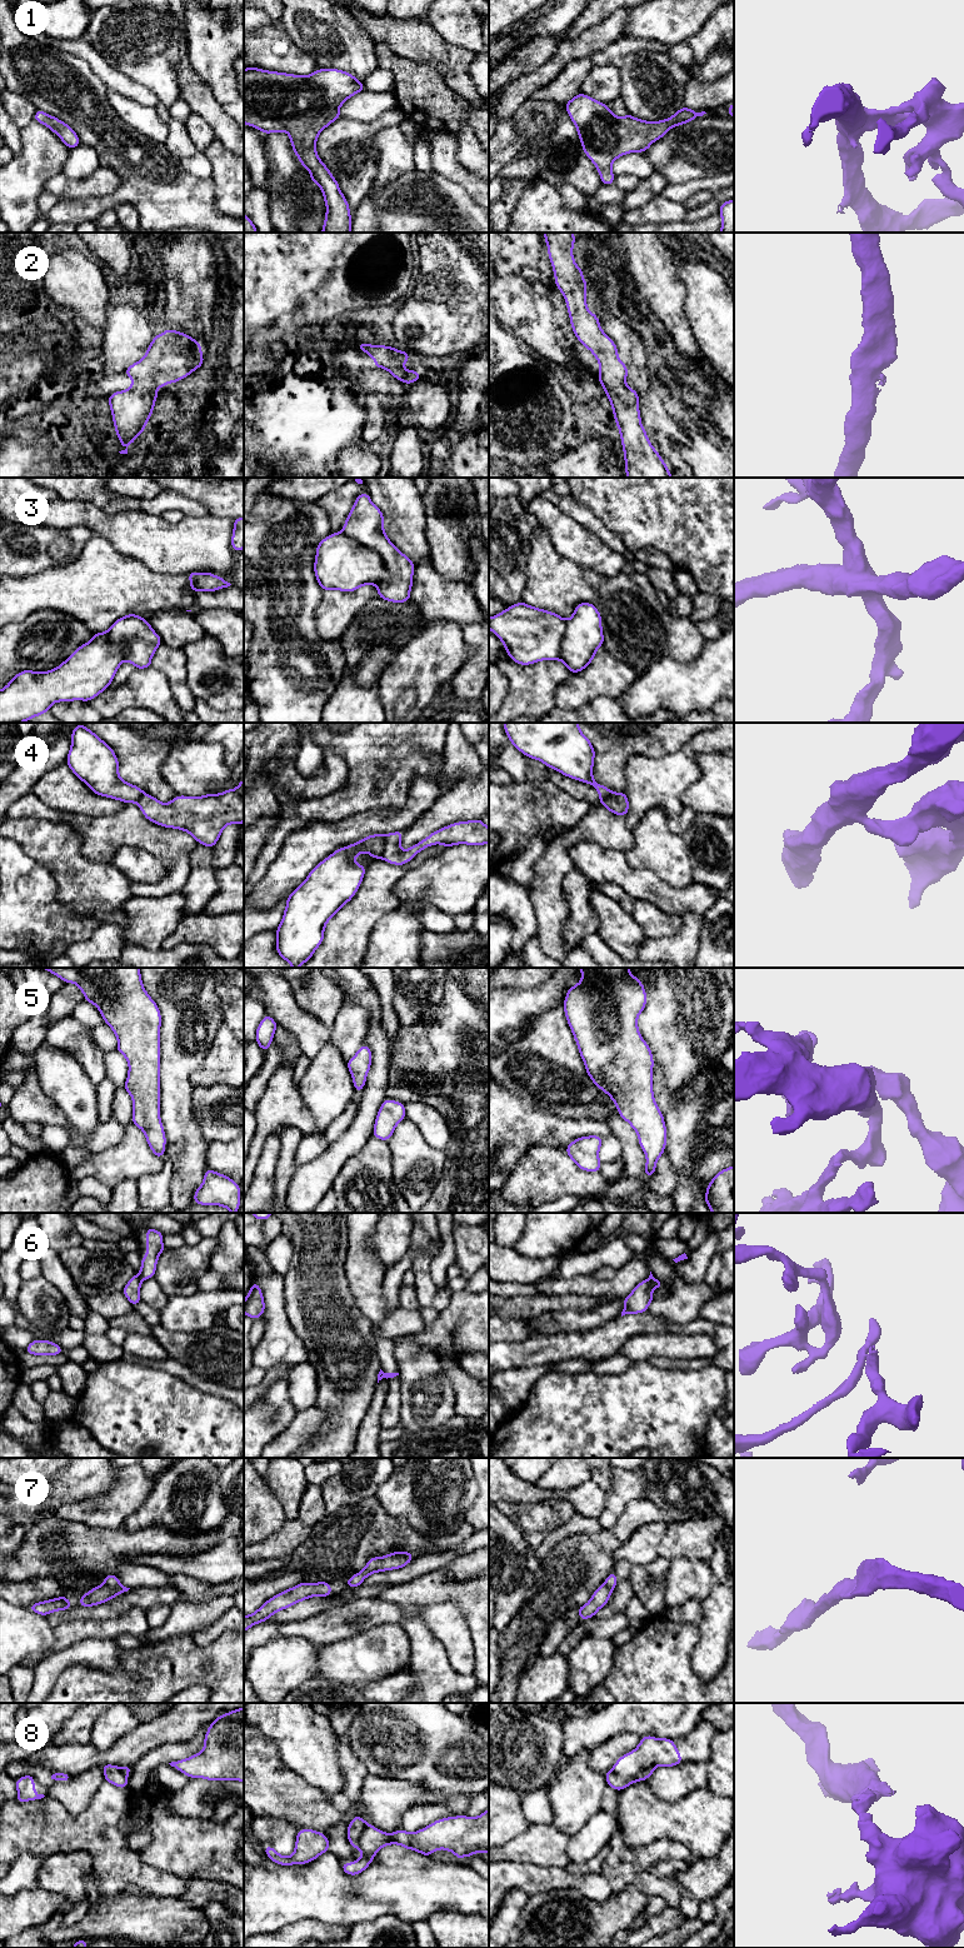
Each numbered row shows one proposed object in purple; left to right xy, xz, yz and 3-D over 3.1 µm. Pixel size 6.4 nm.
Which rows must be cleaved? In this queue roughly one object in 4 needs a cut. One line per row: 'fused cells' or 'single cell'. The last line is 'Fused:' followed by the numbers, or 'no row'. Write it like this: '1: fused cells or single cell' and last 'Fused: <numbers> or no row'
1: single cell
2: single cell
3: fused cells
4: fused cells
5: single cell
6: fused cells
7: single cell
8: fused cells
Fused: 3, 4, 6, 8

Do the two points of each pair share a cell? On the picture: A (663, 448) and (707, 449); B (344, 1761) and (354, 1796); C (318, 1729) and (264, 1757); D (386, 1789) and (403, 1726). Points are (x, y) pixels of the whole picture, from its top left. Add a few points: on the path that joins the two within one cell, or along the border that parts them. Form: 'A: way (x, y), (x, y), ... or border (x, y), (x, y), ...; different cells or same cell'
A: border (683, 430), (692, 444); different cells
B: way (353, 1769), (354, 1787); same cell
C: border (256, 1731), (275, 1747), (279, 1757), (296, 1772); different cells
D: border (368, 1773), (399, 1778), (418, 1786); different cells

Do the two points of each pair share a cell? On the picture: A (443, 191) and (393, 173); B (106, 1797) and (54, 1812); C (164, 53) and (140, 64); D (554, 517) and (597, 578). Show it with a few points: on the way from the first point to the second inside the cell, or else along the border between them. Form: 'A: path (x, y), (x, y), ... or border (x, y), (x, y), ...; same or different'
A: border (414, 168), (383, 186), (375, 184); different
B: path (95, 1811), (83, 1823), (68, 1823); same
C: path (158, 53), (151, 53), (146, 58); same
D: border (587, 569), (609, 575), (622, 570); different

